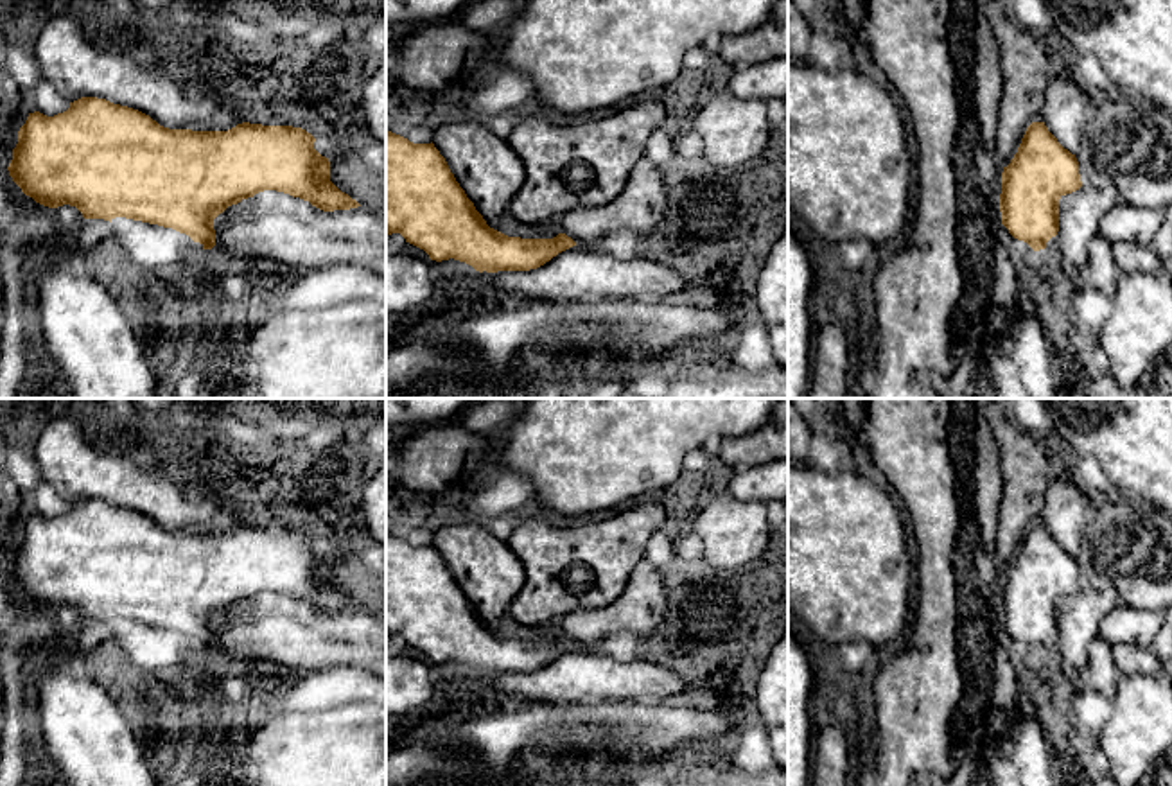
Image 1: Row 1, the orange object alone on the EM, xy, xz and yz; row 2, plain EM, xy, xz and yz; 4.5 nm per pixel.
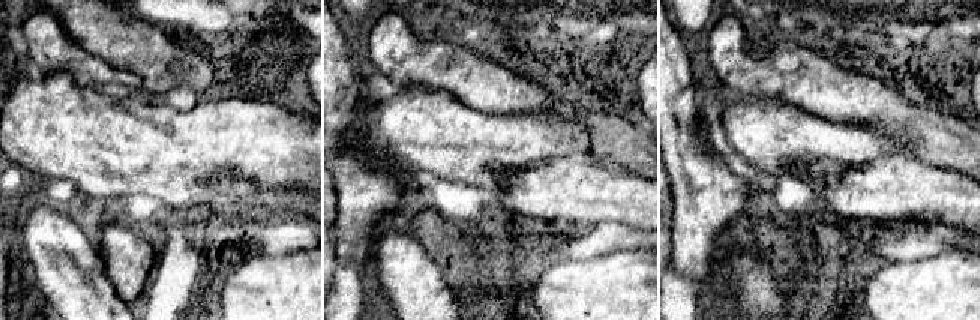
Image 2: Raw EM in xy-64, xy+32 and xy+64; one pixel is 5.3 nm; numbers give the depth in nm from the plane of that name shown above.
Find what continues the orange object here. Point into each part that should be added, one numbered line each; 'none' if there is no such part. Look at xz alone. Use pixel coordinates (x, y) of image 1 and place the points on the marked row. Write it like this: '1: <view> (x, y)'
none

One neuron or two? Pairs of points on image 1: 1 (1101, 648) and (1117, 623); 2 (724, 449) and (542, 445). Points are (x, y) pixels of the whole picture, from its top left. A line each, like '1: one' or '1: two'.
1: two
2: two

